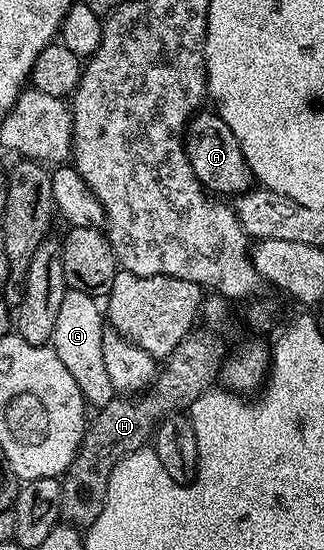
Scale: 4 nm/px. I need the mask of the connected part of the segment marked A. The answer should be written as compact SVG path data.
M198 111L193 119L185 125L183 143L189 165L206 193L216 194L221 198L229 198L225 196L236 198L242 192L250 191L254 187L253 175L243 158L243 152L239 150L237 139L231 134L231 128L227 126L227 122L223 122L223 118L217 115L216 111L205 111Z

